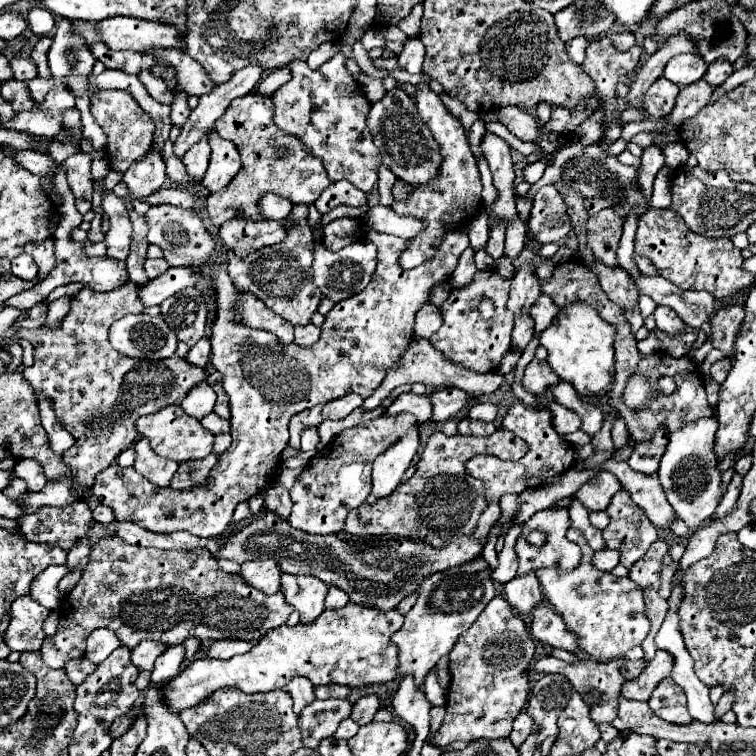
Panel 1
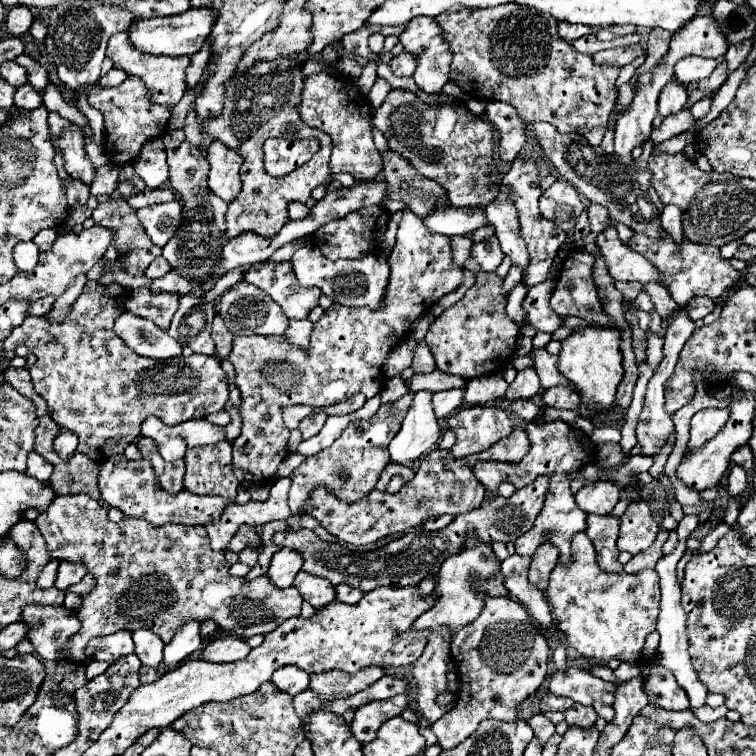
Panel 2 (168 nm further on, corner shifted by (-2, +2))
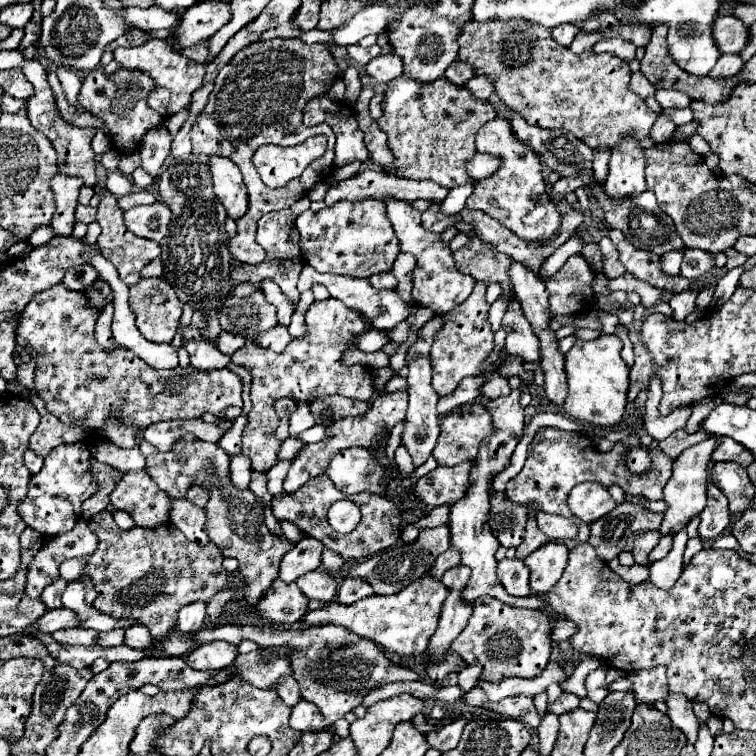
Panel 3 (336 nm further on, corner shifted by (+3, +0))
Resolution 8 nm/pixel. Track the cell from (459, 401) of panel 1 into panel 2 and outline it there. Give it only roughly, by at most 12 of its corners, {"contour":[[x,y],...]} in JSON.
{"contour":[[500,372],[472,378],[464,406],[482,406],[506,394]]}

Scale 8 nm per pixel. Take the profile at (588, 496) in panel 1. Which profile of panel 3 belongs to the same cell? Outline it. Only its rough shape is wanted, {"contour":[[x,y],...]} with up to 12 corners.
{"contour":[[583,482],[567,500],[573,516],[593,524],[617,504],[607,488]]}

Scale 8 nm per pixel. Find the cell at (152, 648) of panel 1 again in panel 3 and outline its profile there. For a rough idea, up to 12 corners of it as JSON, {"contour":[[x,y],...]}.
{"contour":[[143,624],[125,630],[125,644],[149,648],[153,638]]}

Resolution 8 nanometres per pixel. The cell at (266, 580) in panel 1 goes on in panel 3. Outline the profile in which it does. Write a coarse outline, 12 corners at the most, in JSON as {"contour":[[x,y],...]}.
{"contour":[[303,536],[283,556],[279,578],[293,582],[321,566],[323,544]]}

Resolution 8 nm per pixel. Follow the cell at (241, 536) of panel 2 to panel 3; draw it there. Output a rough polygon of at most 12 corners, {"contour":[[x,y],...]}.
{"contour":[[195,434],[161,452],[149,476],[171,498],[213,492],[211,542],[239,560],[237,604],[253,612],[295,542],[269,532],[229,456]]}

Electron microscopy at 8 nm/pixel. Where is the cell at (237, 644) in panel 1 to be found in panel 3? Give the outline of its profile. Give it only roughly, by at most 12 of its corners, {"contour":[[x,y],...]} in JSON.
{"contour":[[209,642],[191,650],[193,670],[229,668],[237,646]]}

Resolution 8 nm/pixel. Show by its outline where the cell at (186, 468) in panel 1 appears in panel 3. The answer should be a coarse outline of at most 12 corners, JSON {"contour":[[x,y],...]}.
{"contour":[[191,486],[185,498],[203,508],[209,492],[199,486]]}

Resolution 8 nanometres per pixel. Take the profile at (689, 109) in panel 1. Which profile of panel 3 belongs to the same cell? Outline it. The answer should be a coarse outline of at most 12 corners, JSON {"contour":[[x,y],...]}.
{"contour":[[721,54],[711,76],[735,76],[743,68],[739,54]]}

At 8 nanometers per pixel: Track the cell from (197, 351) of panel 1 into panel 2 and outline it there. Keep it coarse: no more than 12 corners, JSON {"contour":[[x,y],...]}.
{"contour":[[220,314],[212,322],[212,340],[216,358],[226,360],[230,354],[232,334]]}

